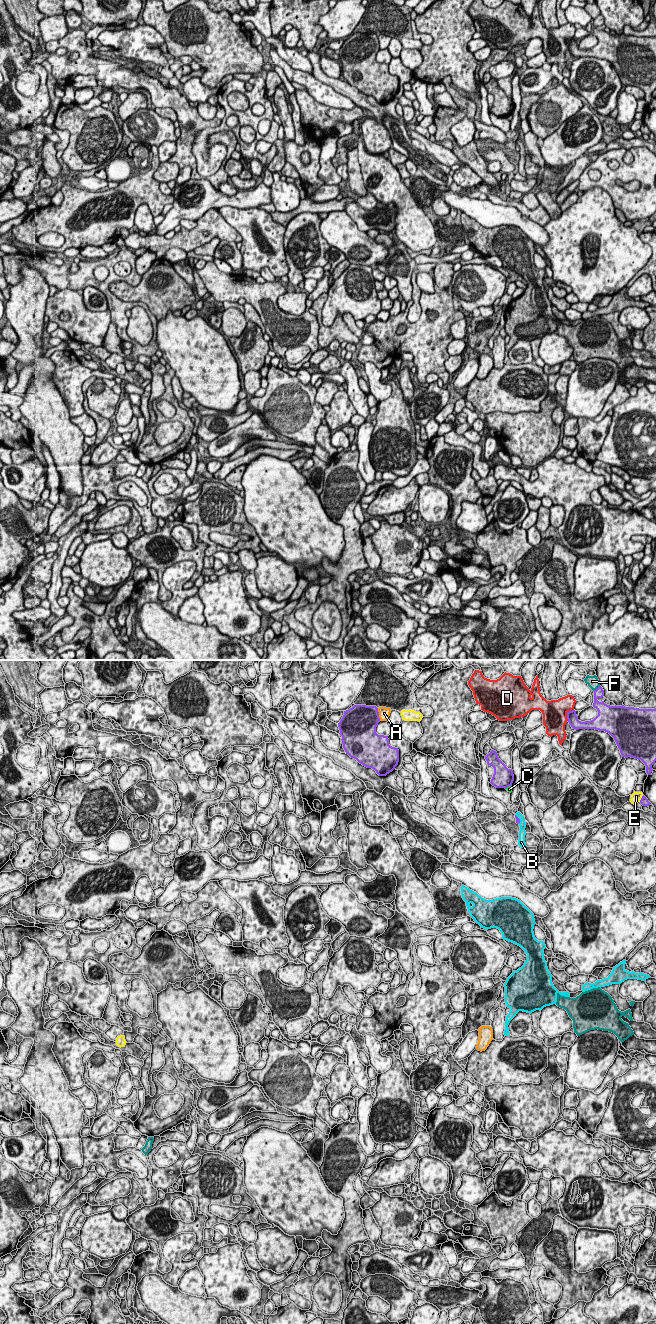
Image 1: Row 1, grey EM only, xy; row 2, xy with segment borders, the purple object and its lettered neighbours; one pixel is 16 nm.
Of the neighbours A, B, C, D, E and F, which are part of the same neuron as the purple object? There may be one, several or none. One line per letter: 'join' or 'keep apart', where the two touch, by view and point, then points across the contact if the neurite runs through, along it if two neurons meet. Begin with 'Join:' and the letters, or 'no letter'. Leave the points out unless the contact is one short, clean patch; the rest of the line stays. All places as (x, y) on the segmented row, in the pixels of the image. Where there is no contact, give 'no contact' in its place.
Join: no letter
A: keep apart; contact xy (378, 714)
B: keep apart; contact xy (519, 819); border xy (515, 814), (519, 819), (519, 823)
C: keep apart; contact xy (508, 786)
D: keep apart; contact xy (567, 714)
E: keep apart; contact xy (641, 798)
F: keep apart; contact xy (597, 688)

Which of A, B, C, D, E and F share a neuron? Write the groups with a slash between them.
A / B C / D / E / F

